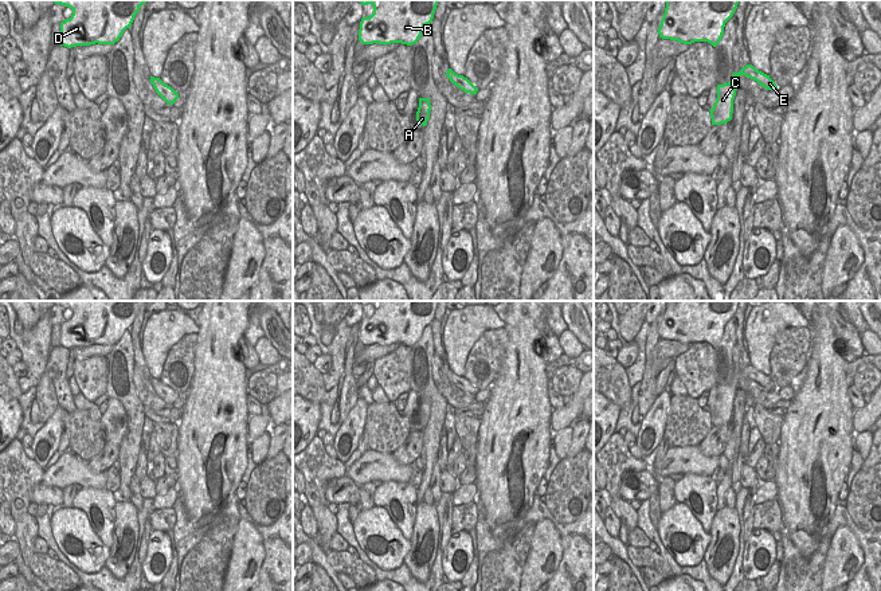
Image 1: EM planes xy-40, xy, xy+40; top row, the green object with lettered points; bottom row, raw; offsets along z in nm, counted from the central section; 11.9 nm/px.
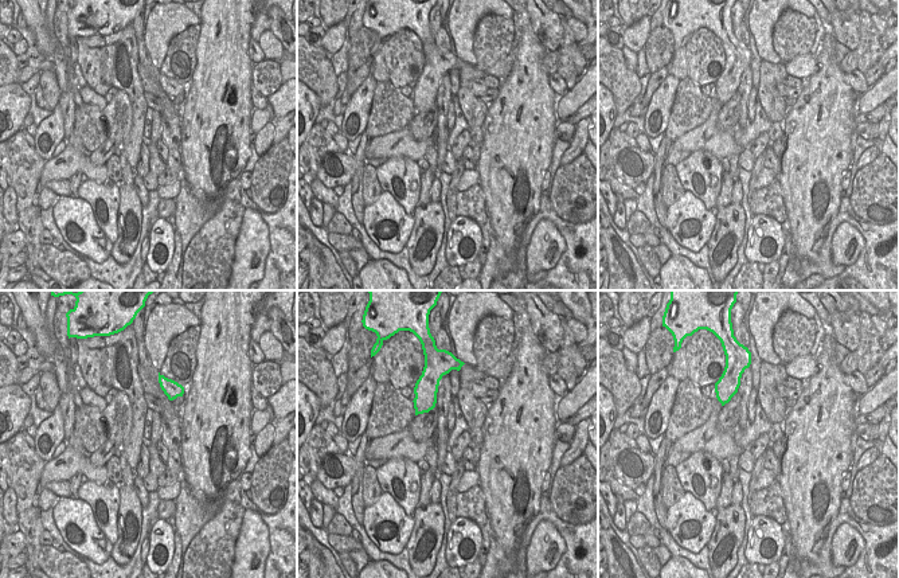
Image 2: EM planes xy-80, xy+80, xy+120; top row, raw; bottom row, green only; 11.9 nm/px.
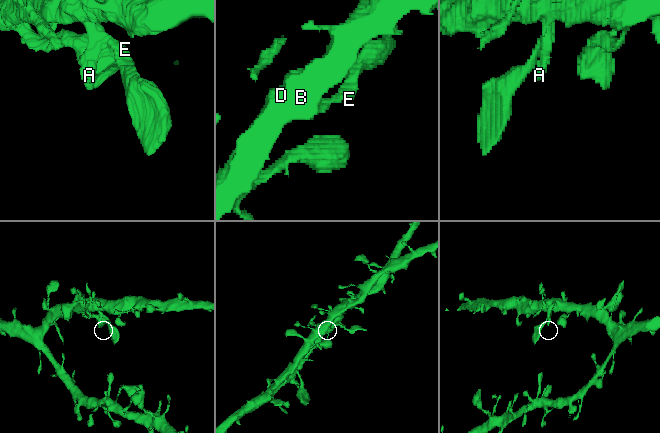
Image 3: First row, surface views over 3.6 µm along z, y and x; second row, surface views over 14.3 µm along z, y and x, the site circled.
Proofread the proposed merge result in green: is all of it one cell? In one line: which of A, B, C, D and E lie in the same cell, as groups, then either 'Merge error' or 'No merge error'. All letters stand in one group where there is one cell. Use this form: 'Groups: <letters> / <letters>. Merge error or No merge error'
Groups: A B C D E. No merge error

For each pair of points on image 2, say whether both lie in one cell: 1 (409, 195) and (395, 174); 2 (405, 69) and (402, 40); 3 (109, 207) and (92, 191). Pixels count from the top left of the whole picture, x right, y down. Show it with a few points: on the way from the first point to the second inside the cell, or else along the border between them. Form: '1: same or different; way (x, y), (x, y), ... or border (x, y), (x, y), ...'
1: same; way (406, 190), (401, 176)
2: same; way (405, 62), (403, 47)
3: same; way (105, 202), (97, 195)

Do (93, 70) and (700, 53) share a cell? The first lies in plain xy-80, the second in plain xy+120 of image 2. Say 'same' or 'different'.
same

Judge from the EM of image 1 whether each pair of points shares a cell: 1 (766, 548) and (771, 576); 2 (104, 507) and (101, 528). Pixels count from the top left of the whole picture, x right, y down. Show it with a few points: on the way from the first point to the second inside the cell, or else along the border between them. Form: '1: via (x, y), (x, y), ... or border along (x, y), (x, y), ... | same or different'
1: border along (775, 559), (770, 570), (762, 576) | different
2: via (104, 512), (104, 523) | same

